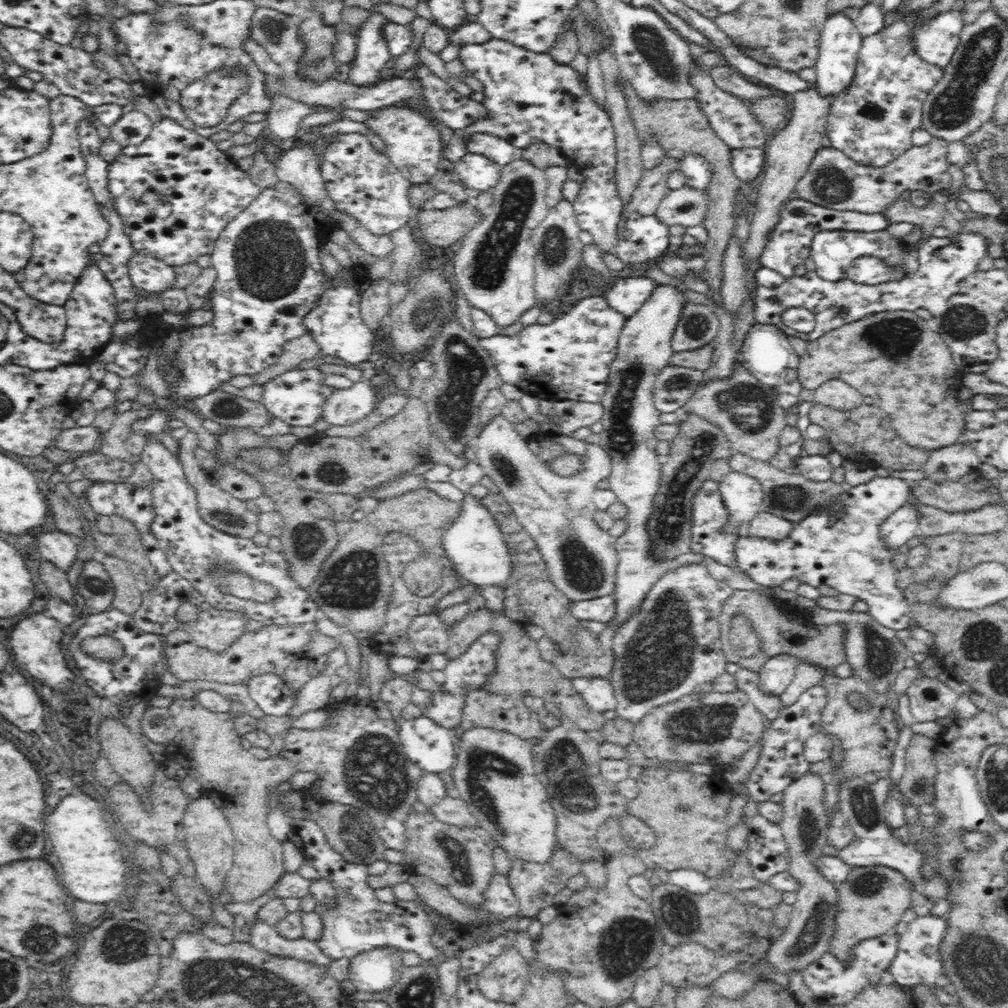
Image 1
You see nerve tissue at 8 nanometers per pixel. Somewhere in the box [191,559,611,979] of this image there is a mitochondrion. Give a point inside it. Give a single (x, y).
(378, 780)

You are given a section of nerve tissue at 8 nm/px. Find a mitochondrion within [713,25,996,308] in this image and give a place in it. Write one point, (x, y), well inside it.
(831, 184)

